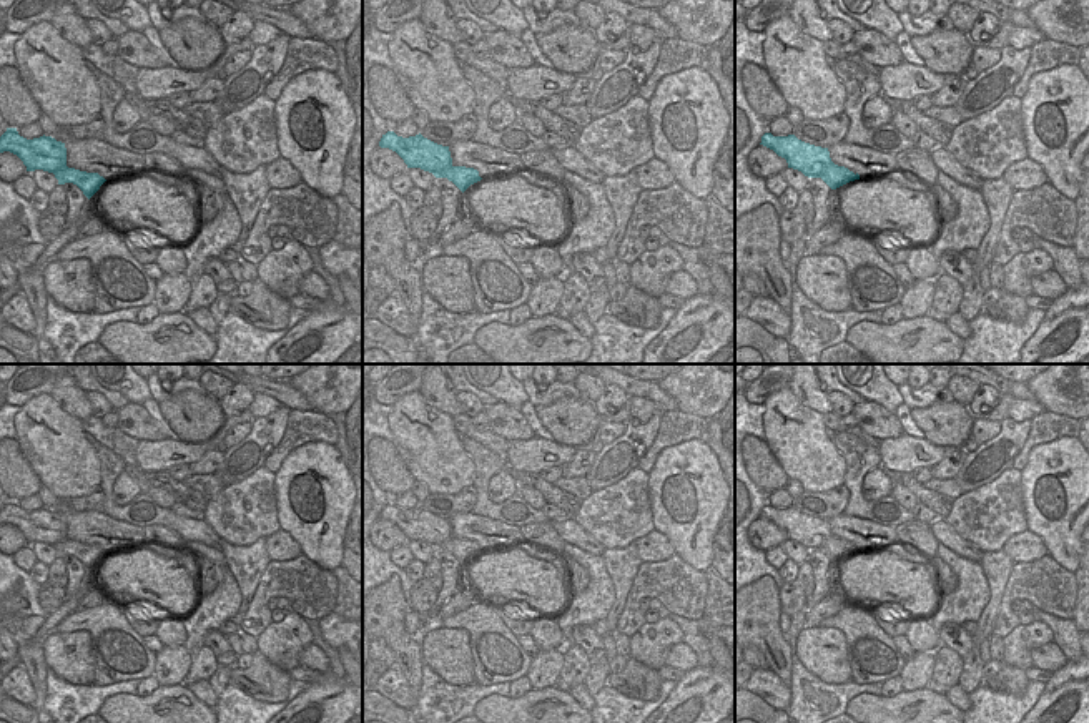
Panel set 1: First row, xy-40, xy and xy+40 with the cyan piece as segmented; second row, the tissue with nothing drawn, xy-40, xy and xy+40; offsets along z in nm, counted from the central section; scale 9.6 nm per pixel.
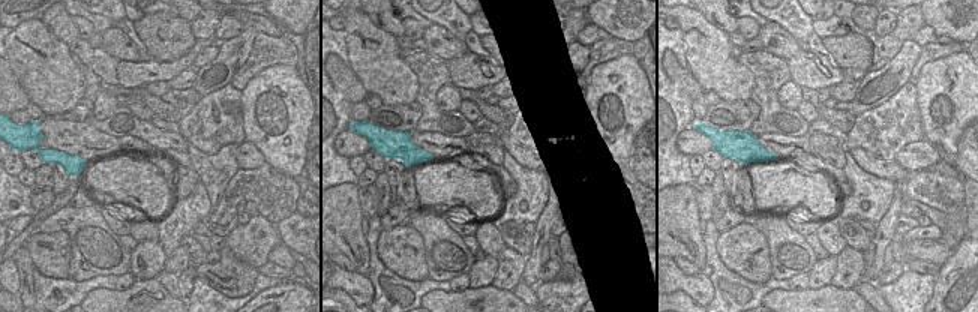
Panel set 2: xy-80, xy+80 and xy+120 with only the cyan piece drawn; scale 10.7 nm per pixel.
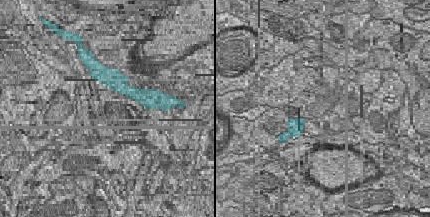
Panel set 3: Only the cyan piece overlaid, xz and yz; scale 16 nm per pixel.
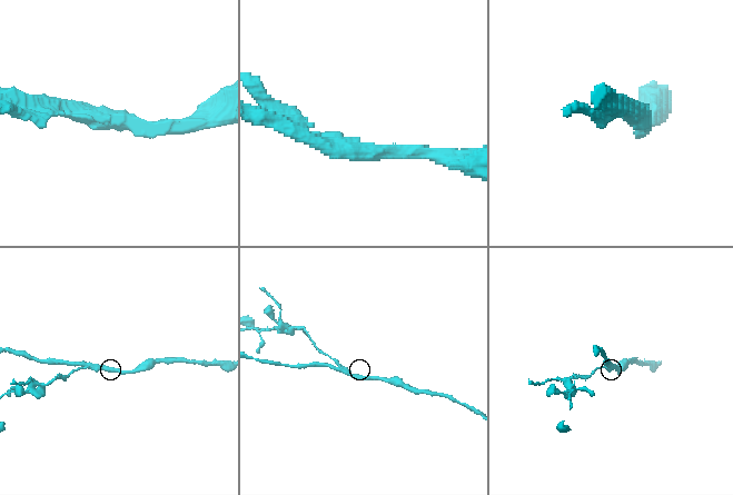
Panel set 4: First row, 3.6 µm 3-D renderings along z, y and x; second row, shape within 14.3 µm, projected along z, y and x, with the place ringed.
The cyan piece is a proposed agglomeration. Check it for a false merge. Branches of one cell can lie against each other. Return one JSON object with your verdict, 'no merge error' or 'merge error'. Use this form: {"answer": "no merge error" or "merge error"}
{"answer": "merge error"}

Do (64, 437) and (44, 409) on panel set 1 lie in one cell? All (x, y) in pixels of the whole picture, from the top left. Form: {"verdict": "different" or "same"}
{"verdict": "same"}

